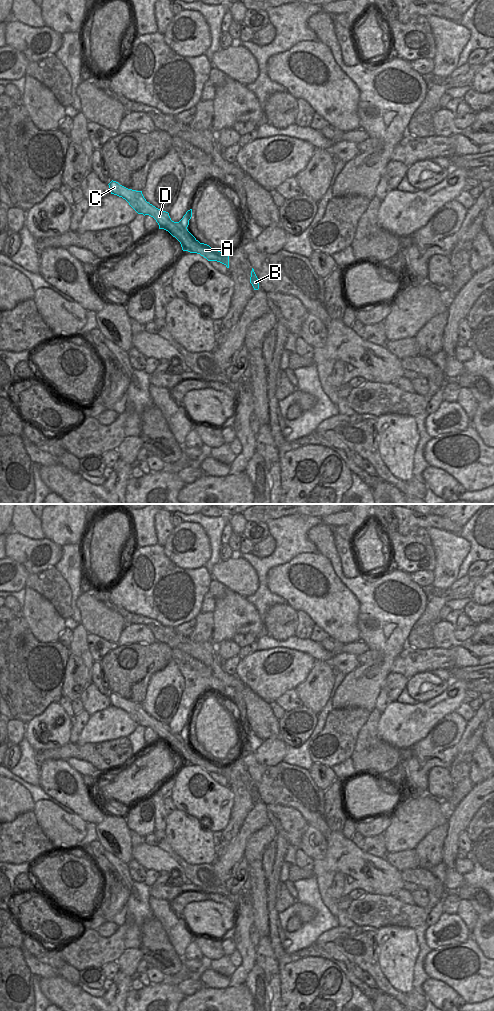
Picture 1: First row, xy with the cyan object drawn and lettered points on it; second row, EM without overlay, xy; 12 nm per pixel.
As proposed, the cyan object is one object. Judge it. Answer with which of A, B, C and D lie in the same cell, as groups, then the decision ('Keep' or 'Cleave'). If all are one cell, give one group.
Groups: A B C D. Keep

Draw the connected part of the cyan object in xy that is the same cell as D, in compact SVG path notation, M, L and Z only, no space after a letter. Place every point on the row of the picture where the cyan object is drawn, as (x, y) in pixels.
M116 181L109 184L111 194L125 199L129 205L138 213L153 217L159 225L159 229L168 231L181 244L183 251L197 253L208 261L217 261L229 268L228 253L222 253L209 245L200 243L187 229L192 217L192 209L188 210L179 222L171 220L169 213L160 210L146 201L142 191L128 189Z

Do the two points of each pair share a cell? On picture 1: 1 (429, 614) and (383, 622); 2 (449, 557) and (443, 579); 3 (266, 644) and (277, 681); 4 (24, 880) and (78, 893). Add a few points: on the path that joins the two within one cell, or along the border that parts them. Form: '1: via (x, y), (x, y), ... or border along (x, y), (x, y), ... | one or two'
1: border along (429, 598), (423, 613), (413, 625) | two
2: via (448, 562), (442, 574) | one
3: border along (291, 649), (276, 647), (257, 651) | two
4: border along (30, 872), (33, 878) | two

